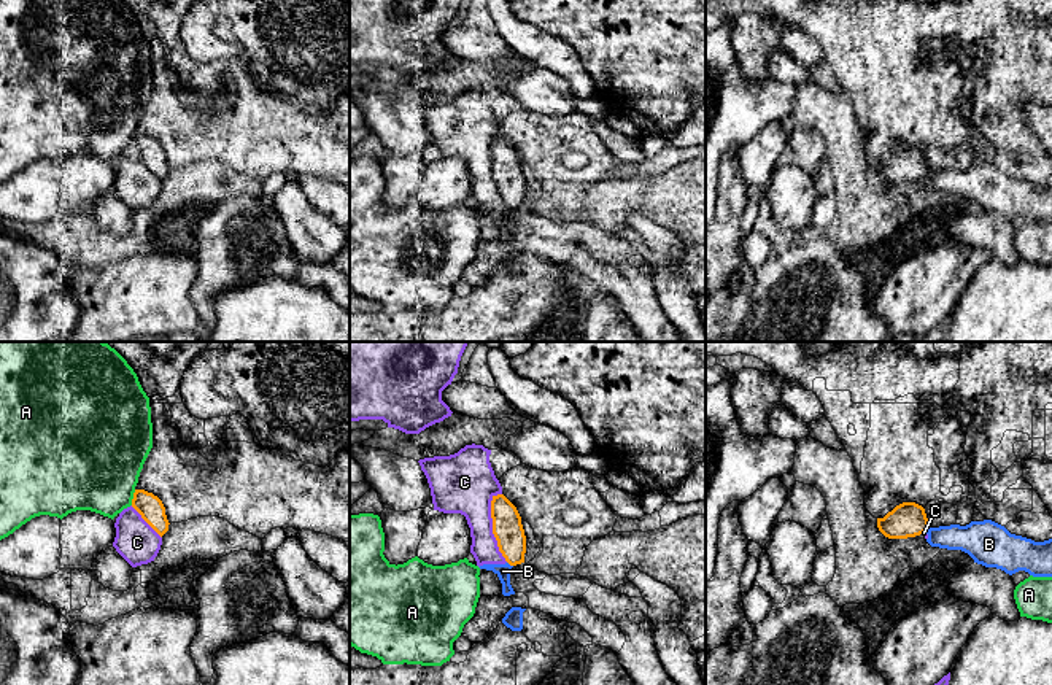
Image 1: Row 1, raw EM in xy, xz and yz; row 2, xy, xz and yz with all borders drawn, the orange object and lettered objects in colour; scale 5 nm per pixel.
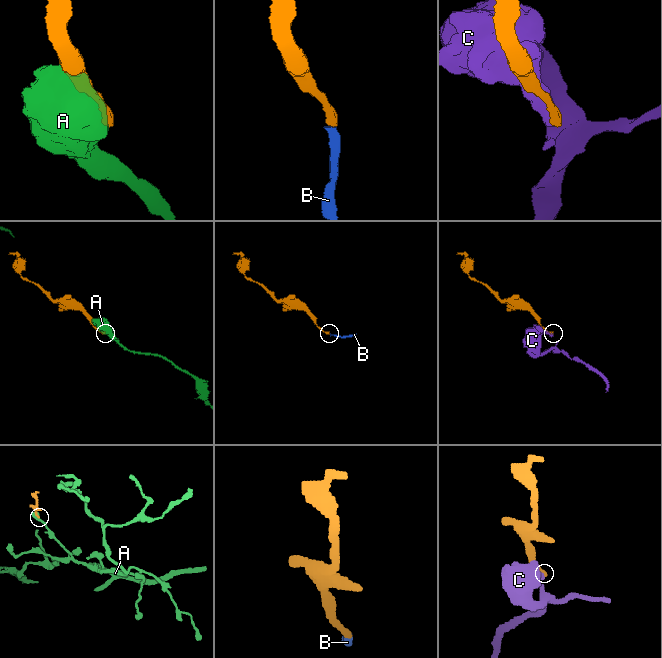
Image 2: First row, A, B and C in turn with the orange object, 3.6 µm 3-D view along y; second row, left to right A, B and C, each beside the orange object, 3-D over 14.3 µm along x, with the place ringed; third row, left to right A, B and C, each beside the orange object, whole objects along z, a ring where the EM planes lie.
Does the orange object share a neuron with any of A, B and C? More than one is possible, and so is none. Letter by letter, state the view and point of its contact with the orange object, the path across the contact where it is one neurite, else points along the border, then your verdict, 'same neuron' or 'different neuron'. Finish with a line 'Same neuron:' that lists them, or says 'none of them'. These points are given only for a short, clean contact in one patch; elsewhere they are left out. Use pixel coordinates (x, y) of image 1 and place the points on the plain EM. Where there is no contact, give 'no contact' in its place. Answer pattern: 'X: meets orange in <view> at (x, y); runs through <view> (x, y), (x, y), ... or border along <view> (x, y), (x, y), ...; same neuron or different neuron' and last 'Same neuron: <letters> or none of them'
A: meets orange in xy at (134, 142); different neuron
B: meets orange in xz at (510, 208); border along xz (507, 205), (512, 210); different neuron
C: meets orange in xz at (493, 172); different neuron
Same neuron: none of them

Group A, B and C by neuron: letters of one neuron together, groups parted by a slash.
A / B C

